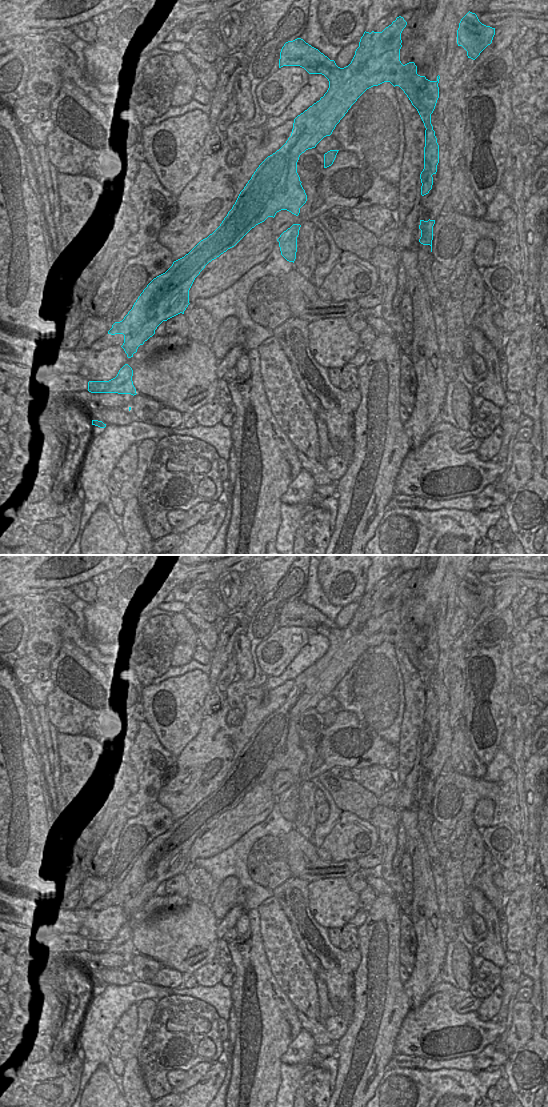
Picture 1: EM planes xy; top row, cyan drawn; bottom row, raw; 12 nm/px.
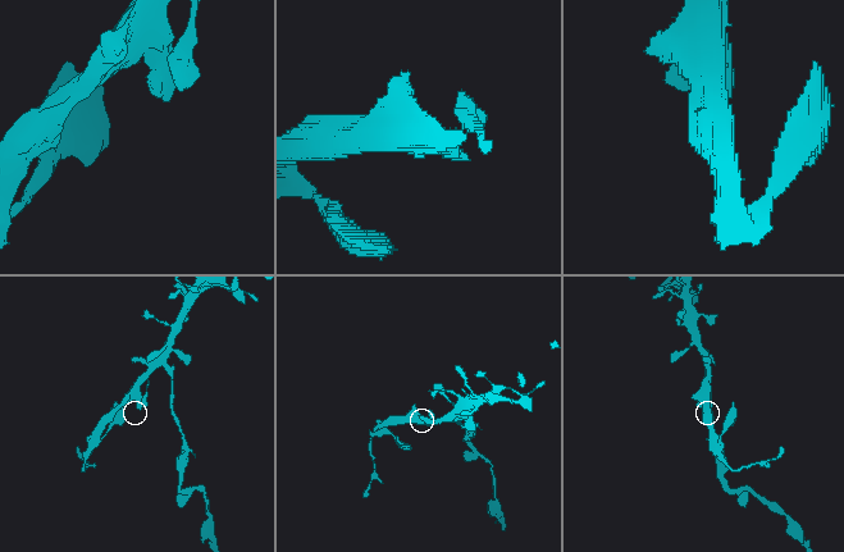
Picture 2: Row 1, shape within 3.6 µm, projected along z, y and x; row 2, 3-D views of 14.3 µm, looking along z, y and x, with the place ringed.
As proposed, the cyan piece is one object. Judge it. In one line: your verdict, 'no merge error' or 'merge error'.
merge error

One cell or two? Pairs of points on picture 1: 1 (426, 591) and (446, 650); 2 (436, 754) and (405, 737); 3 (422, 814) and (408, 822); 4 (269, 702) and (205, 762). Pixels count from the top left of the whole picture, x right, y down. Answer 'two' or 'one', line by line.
1: two
2: two
3: two
4: one

